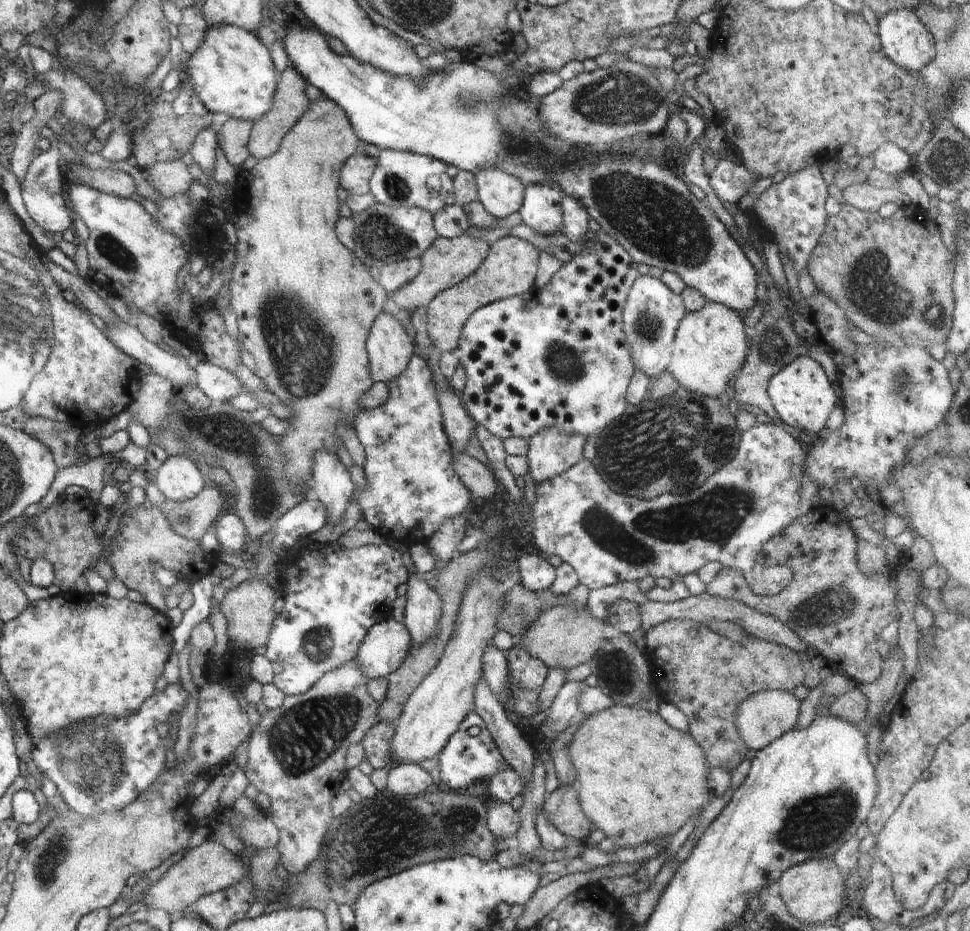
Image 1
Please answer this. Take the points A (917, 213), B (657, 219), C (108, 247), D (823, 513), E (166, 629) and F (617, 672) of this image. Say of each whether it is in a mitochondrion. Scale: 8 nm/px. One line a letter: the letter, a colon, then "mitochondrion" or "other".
A: other
B: mitochondrion
C: mitochondrion
D: other
E: other
F: mitochondrion

